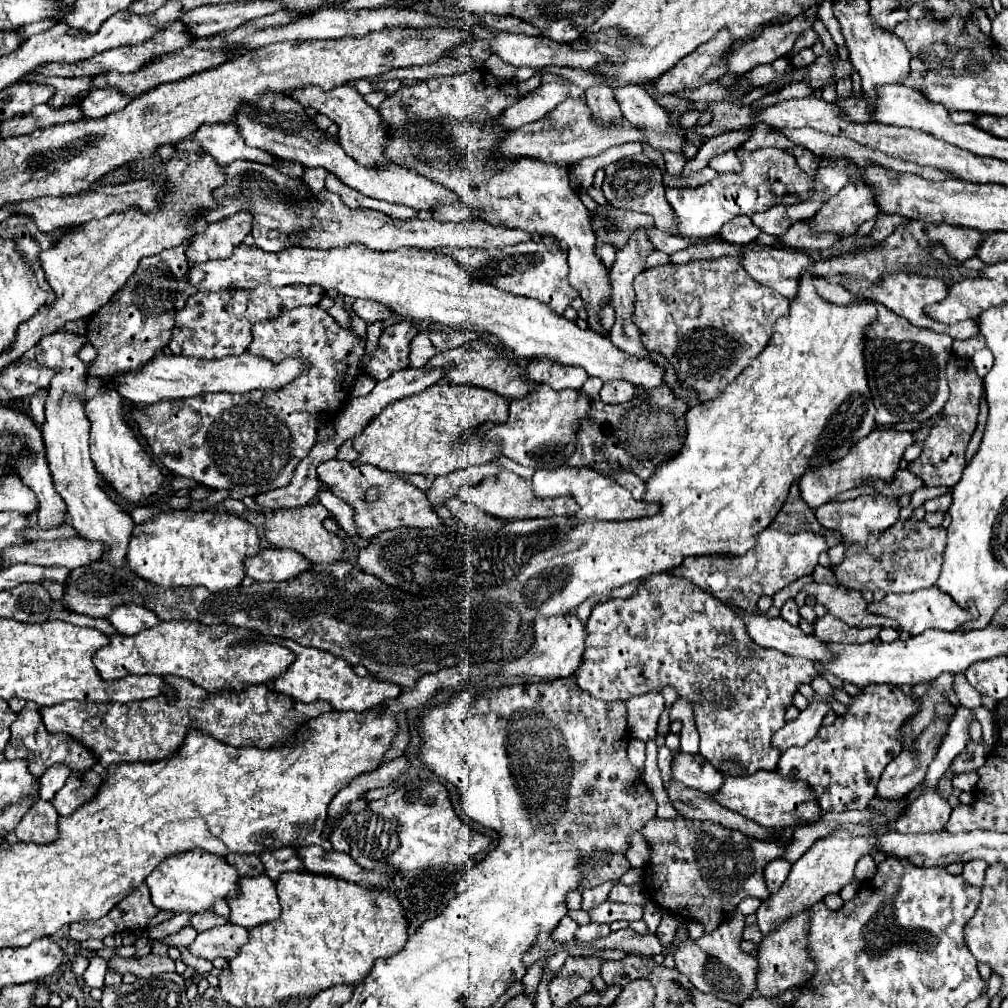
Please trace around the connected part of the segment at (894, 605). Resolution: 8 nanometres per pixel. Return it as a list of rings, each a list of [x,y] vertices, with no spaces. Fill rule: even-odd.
[[[938,586],[926,588],[926,590],[908,592],[908,594],[886,594],[880,602],[872,602],[868,606],[868,610],[872,614],[880,614],[880,616],[888,616],[888,618],[896,620],[900,624],[900,630],[906,630],[912,636],[922,634],[928,628],[958,630],[964,622],[978,617],[978,611],[972,602],[970,602],[968,610],[966,608],[960,608],[958,604],[952,602],[952,598],[948,594],[944,594],[942,590],[938,590]]]

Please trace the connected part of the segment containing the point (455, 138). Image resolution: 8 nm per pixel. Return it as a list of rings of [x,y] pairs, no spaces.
[[[470,70],[458,76],[438,76],[410,88],[400,88],[378,106],[380,118],[390,132],[386,156],[402,168],[414,170],[432,182],[438,182],[460,194],[460,200],[478,210],[478,218],[488,224],[522,228],[530,234],[550,232],[556,240],[568,244],[570,286],[574,286],[586,302],[590,314],[588,324],[594,332],[606,336],[598,310],[606,294],[610,294],[610,278],[606,266],[594,254],[596,236],[590,228],[590,212],[570,188],[568,166],[534,162],[518,158],[506,170],[490,170],[490,154],[506,134],[506,128],[494,126],[498,112],[506,110],[520,98],[516,80],[500,80],[488,70]]]

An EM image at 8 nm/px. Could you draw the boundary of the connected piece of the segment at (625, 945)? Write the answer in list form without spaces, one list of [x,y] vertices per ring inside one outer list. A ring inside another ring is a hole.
[[[630,928],[610,932],[610,936],[600,938],[596,942],[598,948],[618,948],[624,950],[626,954],[636,954],[636,956],[656,956],[664,950],[656,934],[636,934]]]

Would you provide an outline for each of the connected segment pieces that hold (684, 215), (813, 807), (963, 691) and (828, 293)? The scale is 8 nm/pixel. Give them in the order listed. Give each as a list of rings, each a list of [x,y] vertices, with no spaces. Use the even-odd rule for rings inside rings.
[[[760,148],[754,152],[736,150],[736,156],[742,164],[740,172],[720,172],[712,182],[706,182],[696,188],[668,188],[666,198],[678,216],[678,228],[682,238],[712,238],[720,228],[736,216],[752,216],[754,212],[768,210],[784,194],[798,196],[802,200],[812,198],[814,194],[824,194],[820,186],[814,186],[798,166],[790,152],[778,148]]]
[[[758,770],[748,776],[726,776],[724,786],[712,796],[722,806],[758,822],[760,826],[768,826],[768,828],[816,822],[822,816],[822,808],[818,806],[818,800],[814,798],[810,784],[802,782],[802,780],[782,778],[776,770],[774,772]]]
[[[956,674],[956,678],[954,678],[954,692],[956,692],[956,696],[958,696],[962,706],[966,706],[966,708],[982,706],[978,690],[966,682],[964,674]]]
[[[814,278],[814,284],[816,284],[820,296],[826,298],[826,300],[830,300],[830,302],[834,302],[834,304],[848,304],[848,302],[854,302],[854,298],[856,298],[844,286],[830,284],[824,278]]]

